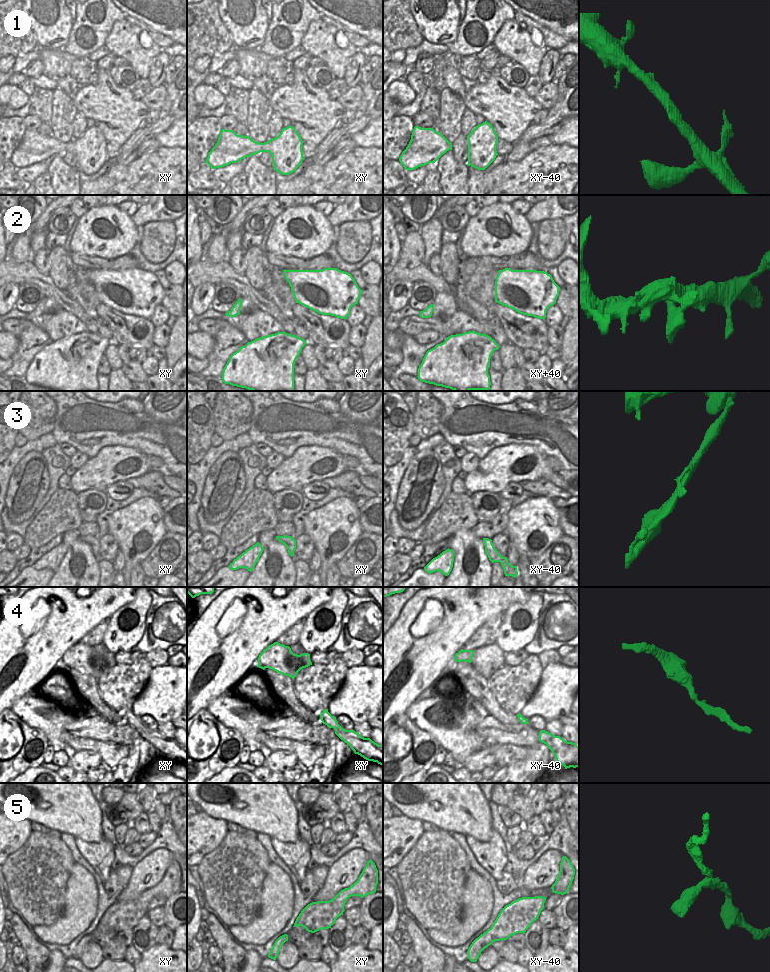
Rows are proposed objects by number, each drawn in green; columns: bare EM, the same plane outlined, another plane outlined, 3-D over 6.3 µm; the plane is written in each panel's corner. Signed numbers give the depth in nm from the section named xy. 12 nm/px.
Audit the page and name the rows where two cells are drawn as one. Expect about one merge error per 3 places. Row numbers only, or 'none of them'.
none of them

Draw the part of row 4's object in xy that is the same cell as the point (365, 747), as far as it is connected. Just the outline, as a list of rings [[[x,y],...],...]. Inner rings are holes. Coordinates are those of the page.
[[[328,709],[320,714],[323,724],[335,729],[335,734],[347,743],[355,754],[360,755],[368,761],[377,762],[383,765],[383,745],[379,745],[370,738],[364,738],[354,730],[345,730],[337,722],[336,717],[332,716]]]

